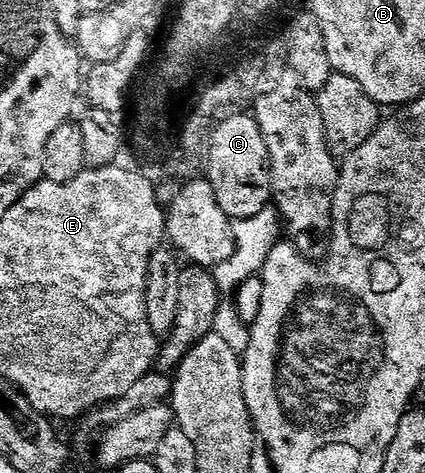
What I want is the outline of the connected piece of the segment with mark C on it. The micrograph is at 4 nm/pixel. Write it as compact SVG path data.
M243 113L222 120L207 140L206 178L214 189L214 197L229 220L258 217L272 203L272 166L255 118Z

